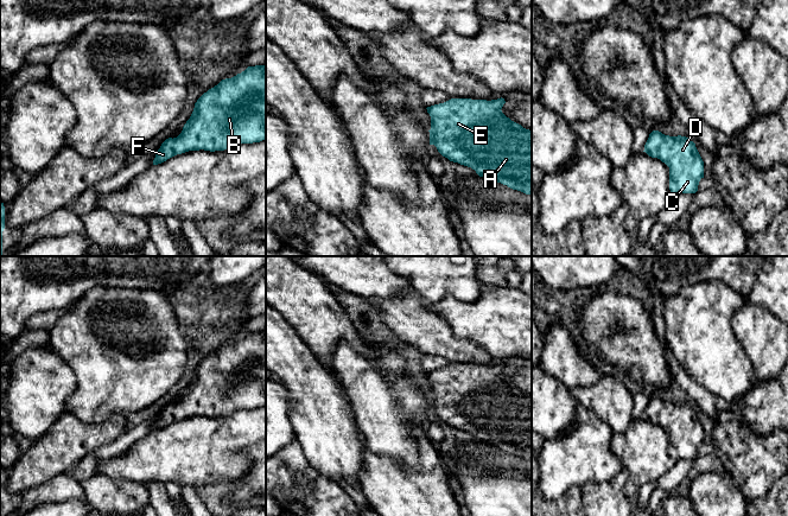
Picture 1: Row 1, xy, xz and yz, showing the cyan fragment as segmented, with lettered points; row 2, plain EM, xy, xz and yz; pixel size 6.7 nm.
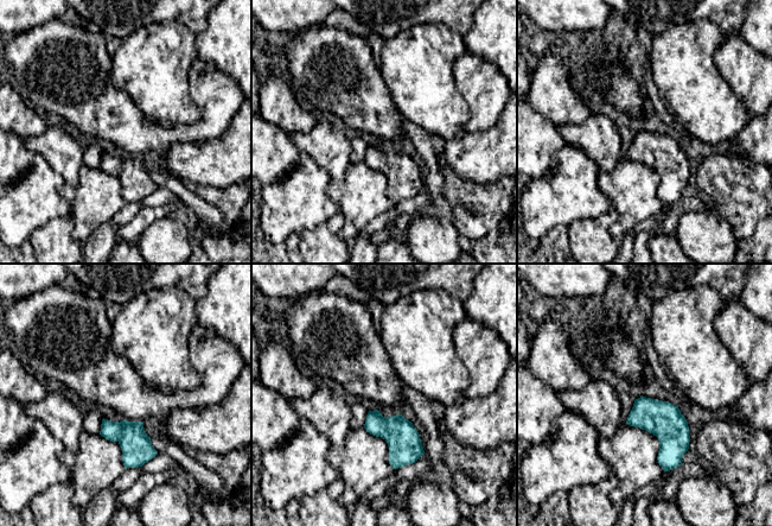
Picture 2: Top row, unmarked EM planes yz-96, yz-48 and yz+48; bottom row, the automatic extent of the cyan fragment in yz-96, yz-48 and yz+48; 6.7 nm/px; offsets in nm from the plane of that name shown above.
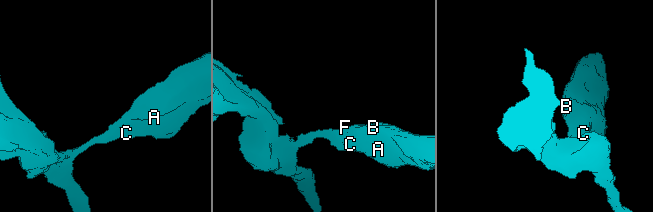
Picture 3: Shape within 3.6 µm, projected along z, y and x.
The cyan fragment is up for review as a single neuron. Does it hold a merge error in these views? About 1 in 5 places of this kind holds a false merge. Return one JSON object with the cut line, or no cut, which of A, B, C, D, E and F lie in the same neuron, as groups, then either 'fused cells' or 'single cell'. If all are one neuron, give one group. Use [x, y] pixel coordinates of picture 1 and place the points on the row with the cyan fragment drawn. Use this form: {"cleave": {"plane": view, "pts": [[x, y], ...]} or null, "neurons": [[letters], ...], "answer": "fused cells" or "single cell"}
{"cleave": null, "neurons": [["A", "B", "C", "D", "E", "F"]], "answer": "single cell"}

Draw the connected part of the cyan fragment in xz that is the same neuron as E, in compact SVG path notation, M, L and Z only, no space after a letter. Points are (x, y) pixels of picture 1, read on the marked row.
M502 97L491 101L451 98L444 103L427 107L431 116L430 145L434 145L438 152L450 161L471 167L479 177L532 195L532 130L507 117L501 110L504 103Z

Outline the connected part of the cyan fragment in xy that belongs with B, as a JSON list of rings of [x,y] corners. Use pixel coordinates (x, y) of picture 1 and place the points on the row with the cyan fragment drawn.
[[[248,66],[231,78],[222,79],[204,93],[195,103],[190,119],[177,138],[166,139],[153,160],[153,165],[189,151],[224,151],[240,144],[260,142],[266,139],[266,69]]]

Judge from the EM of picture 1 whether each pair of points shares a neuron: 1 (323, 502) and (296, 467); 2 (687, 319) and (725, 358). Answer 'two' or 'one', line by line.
1: one
2: one

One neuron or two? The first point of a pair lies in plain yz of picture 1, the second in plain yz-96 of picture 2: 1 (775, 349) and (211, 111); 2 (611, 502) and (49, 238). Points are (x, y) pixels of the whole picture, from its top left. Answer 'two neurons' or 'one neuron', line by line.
1: one neuron
2: one neuron

